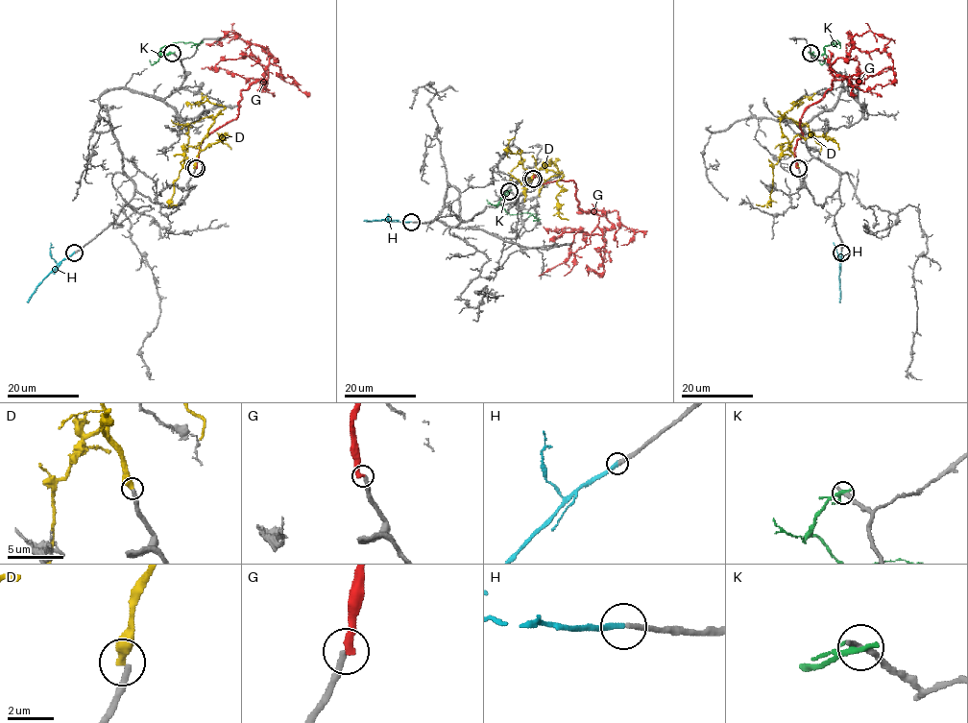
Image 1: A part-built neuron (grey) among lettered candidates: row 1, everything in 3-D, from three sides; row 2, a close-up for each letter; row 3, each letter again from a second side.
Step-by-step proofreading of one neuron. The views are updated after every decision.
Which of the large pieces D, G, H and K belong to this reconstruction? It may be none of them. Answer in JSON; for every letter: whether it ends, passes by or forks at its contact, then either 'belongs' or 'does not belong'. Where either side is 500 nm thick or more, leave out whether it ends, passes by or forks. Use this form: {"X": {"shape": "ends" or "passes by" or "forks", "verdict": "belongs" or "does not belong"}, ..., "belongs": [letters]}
{"D": {"shape": "ends", "verdict": "does not belong"}, "G": {"shape": "ends", "verdict": "does not belong"}, "H": {"shape": "ends", "verdict": "belongs"}, "K": {"shape": "ends", "verdict": "does not belong"}, "belongs": ["H"]}

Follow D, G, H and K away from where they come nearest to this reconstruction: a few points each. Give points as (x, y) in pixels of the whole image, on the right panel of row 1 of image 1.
D: (798, 167), (790, 143), (782, 132), (780, 122), (784, 117), (806, 125), (821, 146), (819, 152)
G: (798, 168), (800, 118), (831, 88), (831, 65), (849, 57), (852, 38), (871, 31), (895, 42)
H: (841, 253), (839, 302)
K: (810, 53), (821, 55), (825, 46), (832, 41), (838, 43), (839, 48)

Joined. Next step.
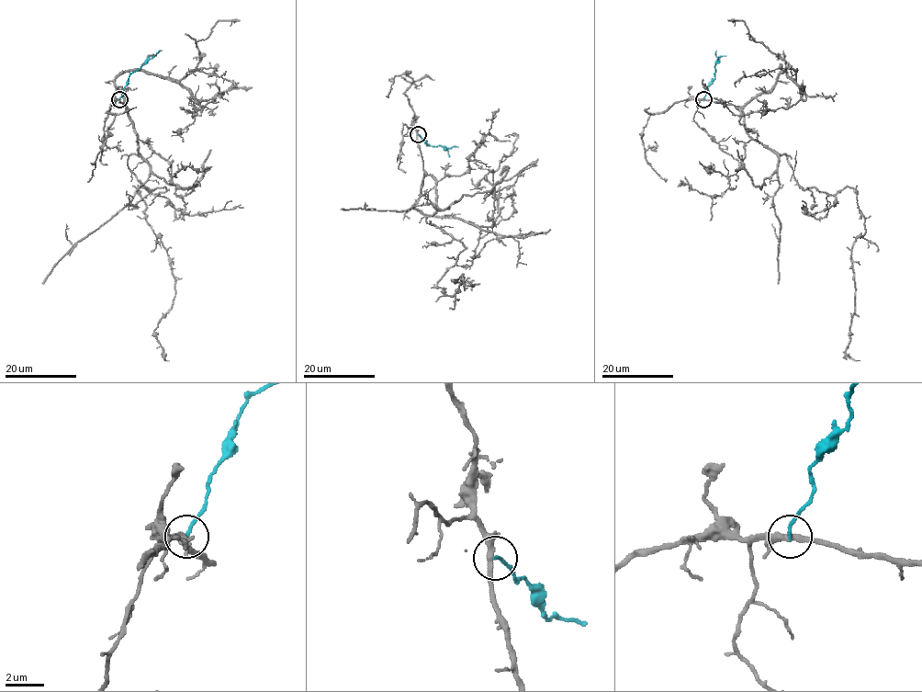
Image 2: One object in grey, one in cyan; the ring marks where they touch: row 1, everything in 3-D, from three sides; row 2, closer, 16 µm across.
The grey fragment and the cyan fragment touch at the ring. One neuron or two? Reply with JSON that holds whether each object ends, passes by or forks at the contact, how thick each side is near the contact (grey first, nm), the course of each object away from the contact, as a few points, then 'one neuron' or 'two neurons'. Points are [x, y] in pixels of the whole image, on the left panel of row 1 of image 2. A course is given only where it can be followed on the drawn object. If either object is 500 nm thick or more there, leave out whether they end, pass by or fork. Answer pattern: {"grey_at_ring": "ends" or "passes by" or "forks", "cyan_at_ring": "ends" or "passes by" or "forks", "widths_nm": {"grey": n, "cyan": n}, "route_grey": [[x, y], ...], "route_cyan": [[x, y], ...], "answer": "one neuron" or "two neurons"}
{"grey_at_ring": "forks", "cyan_at_ring": "ends", "widths_nm": {"grey": 260, "cyan": 170}, "route_grey": [[118, 99], [137, 136], [128, 167], [166, 190], [139, 189], [175, 280], [154, 331], [165, 360]], "route_cyan": [[118, 99], [129, 76], [160, 51]], "answer": "two neurons"}

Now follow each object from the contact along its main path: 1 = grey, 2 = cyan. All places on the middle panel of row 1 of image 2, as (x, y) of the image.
1: (417, 134), (435, 181), (426, 221), (465, 248), (437, 284), (474, 286), (461, 277), (464, 290)
2: (417, 134), (427, 146), (458, 147)

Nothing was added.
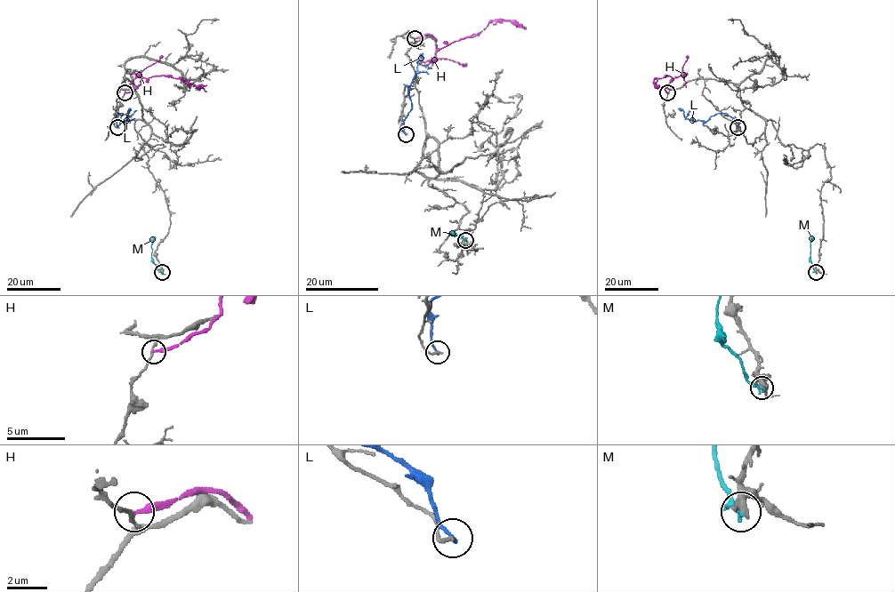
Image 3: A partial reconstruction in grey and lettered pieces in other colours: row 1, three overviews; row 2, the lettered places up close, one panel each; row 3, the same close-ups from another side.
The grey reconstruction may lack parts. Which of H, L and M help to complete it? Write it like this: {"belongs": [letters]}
{"belongs": []}

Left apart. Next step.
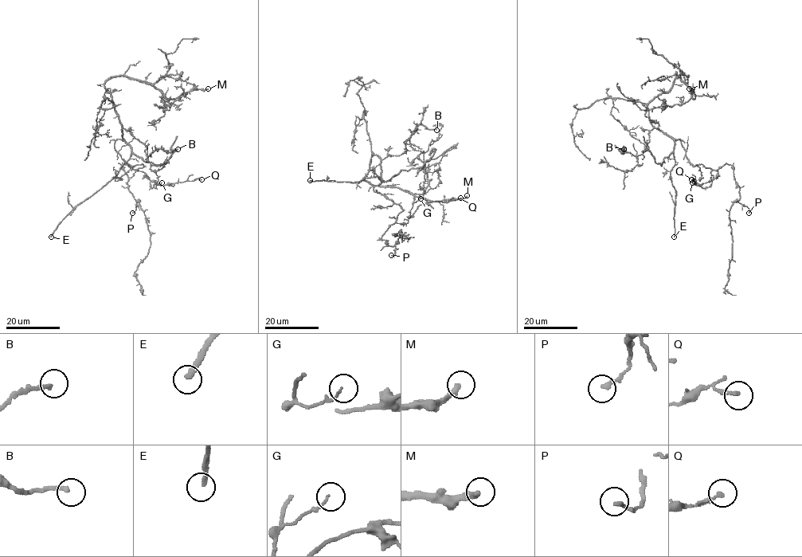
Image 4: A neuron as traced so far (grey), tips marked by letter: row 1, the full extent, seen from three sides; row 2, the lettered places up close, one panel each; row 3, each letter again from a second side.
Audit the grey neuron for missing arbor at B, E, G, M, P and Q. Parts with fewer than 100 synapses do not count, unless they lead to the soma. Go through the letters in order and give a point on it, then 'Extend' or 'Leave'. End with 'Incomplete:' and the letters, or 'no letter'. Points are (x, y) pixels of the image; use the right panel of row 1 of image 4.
B: Place: (623, 149). Leave
E: Place: (674, 237). Extend
G: Place: (692, 182). Leave
M: Place: (689, 88). Extend
P: Place: (749, 213). Leave
Q: Place: (691, 179). Leave
Incomplete: E, M

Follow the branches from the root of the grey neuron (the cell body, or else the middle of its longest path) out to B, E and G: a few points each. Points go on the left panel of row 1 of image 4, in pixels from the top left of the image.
B: (123, 139), (122, 129), (125, 128), (145, 145), (146, 155), (159, 149), (169, 152), (178, 149)
E: (123, 139), (131, 149), (131, 157), (115, 176), (75, 207), (51, 237)
G: (123, 139), (114, 145), (120, 156), (131, 166), (142, 165), (138, 170), (150, 178), (151, 188), (162, 182)

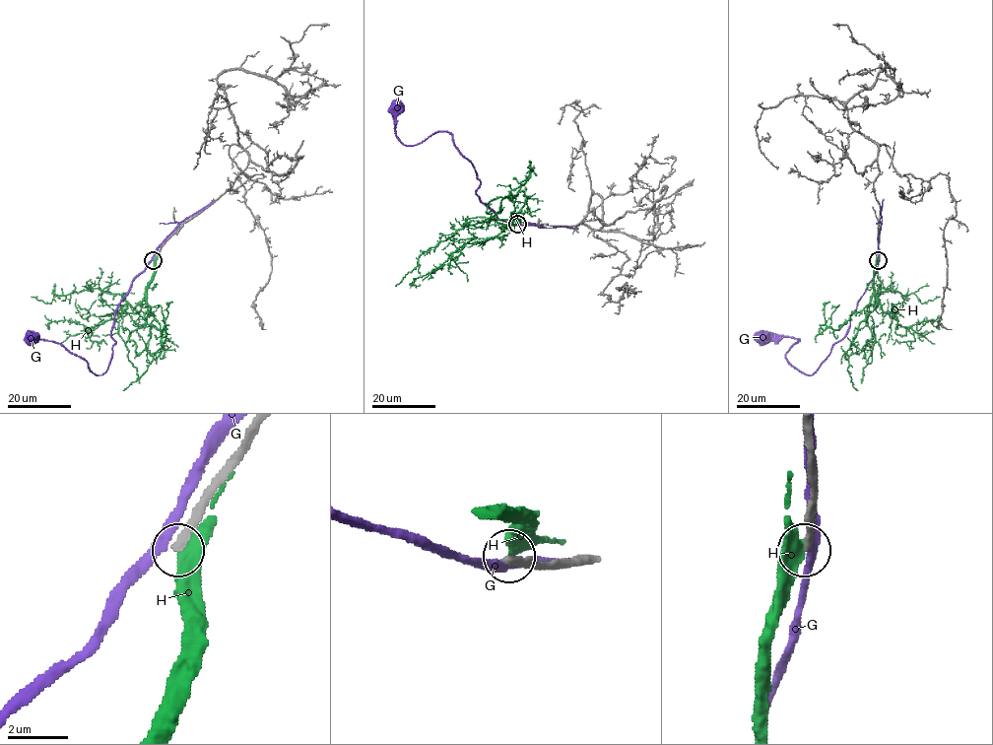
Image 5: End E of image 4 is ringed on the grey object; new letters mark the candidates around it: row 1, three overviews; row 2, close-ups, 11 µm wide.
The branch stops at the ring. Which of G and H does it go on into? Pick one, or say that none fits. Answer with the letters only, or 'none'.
none

